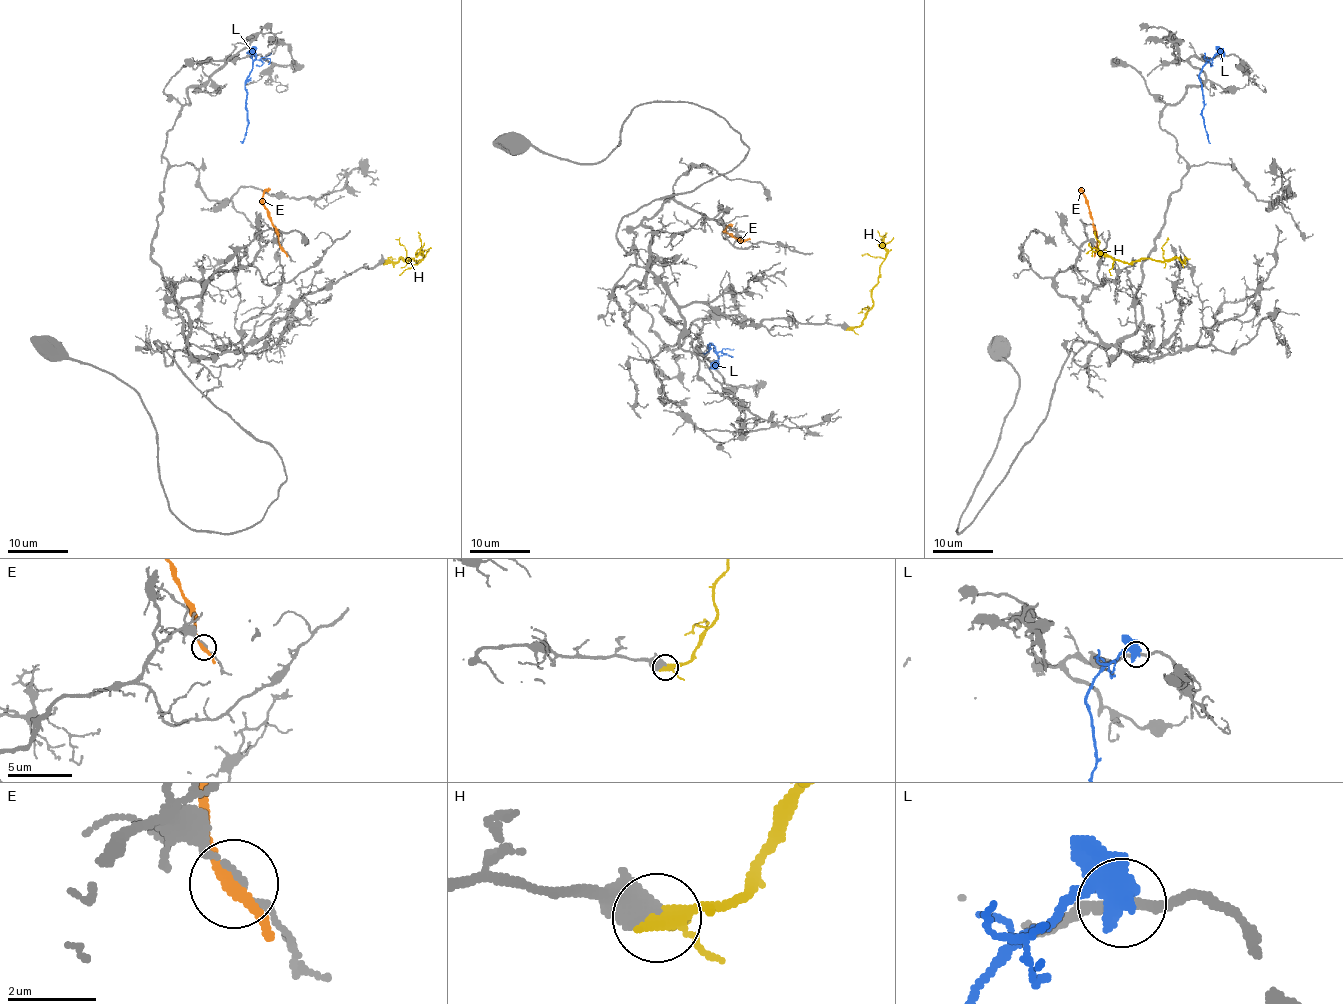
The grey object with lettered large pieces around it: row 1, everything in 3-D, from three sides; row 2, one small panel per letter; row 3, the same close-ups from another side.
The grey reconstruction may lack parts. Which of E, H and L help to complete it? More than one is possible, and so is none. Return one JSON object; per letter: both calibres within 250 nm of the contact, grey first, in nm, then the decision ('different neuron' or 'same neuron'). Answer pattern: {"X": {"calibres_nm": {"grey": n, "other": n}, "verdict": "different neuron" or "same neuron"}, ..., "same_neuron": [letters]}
{"E": {"calibres_nm": {"grey": 110, "other": 240}, "verdict": "different neuron"}, "H": {"calibres_nm": {"grey": 400, "other": 360}, "verdict": "same neuron"}, "L": {"calibres_nm": {"grey": 200, "other": 550}, "verdict": "different neuron"}, "same_neuron": ["H"]}

